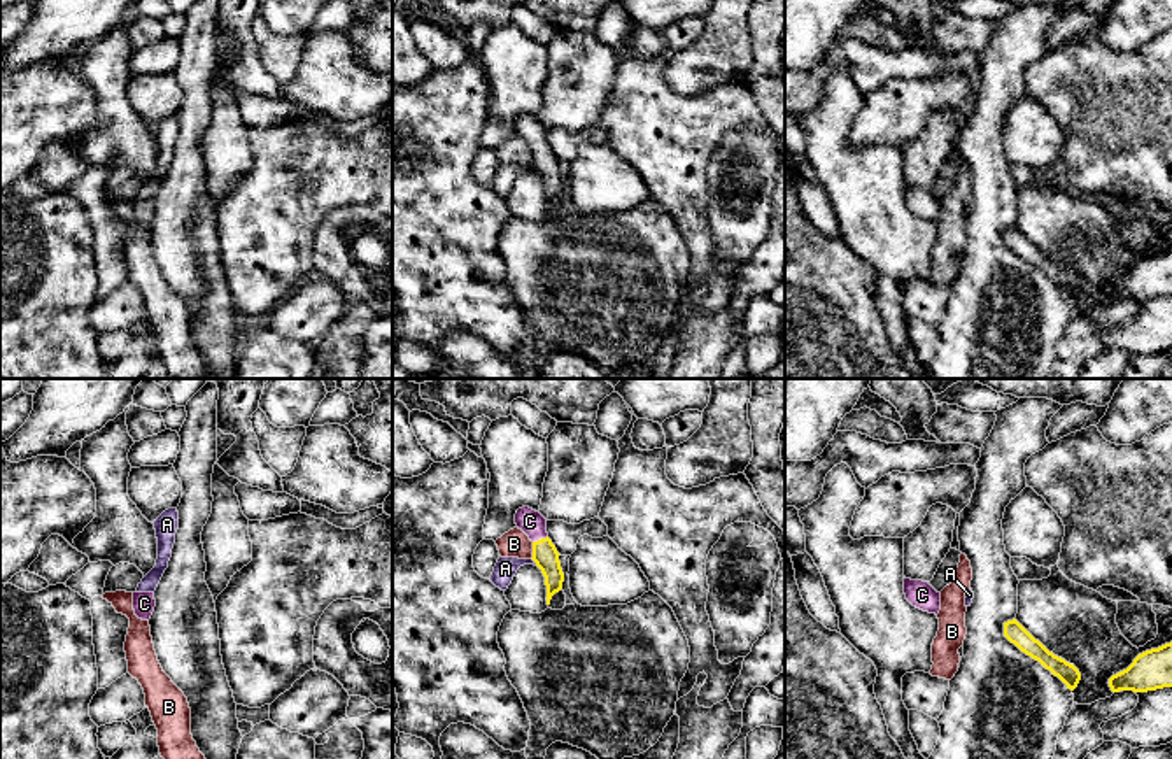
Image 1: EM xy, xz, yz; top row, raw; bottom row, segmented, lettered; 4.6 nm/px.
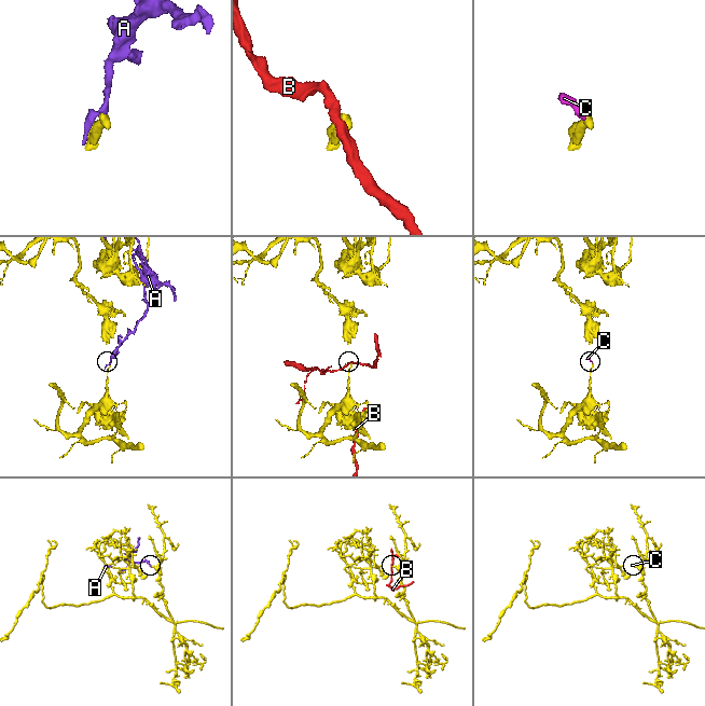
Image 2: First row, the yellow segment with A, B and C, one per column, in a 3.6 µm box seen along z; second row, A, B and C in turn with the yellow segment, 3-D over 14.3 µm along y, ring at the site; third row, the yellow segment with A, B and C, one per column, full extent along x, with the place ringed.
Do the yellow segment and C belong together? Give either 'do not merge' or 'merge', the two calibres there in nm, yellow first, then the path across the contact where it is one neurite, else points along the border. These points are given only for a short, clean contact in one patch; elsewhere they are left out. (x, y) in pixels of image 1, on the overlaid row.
merge | 120/110 nm | across xz (545, 554), (542, 539), (529, 521)

